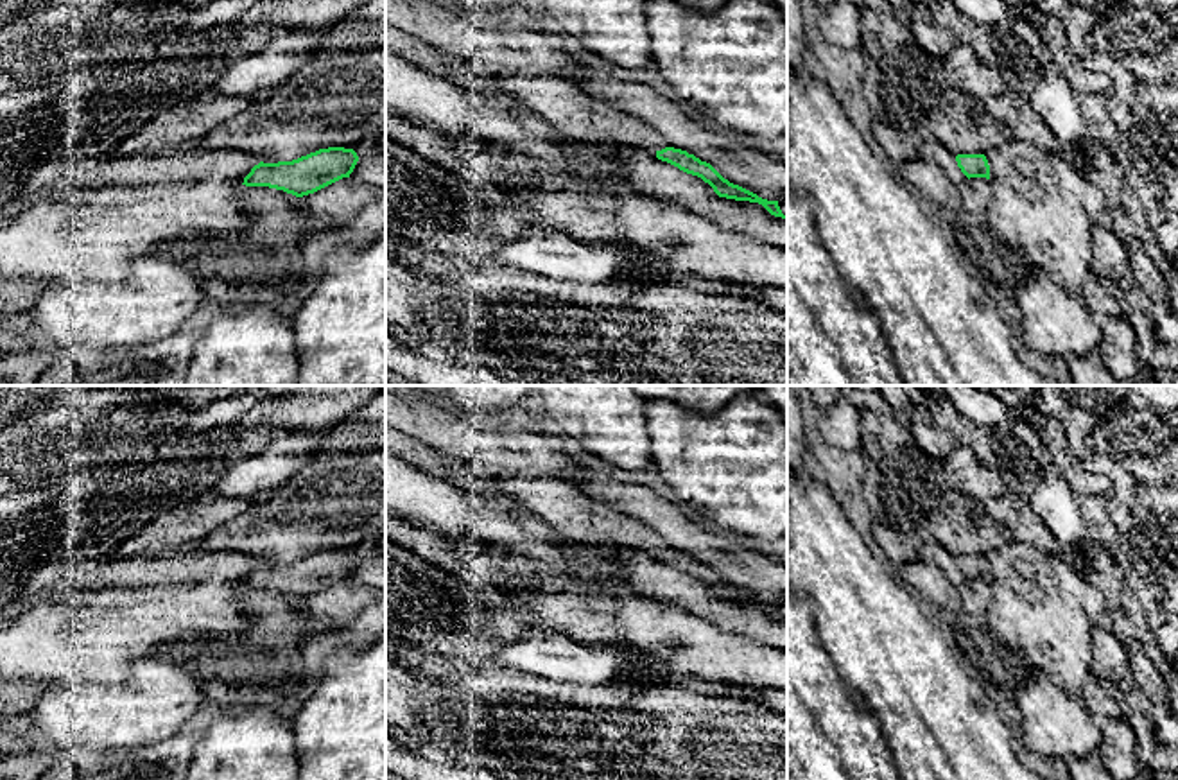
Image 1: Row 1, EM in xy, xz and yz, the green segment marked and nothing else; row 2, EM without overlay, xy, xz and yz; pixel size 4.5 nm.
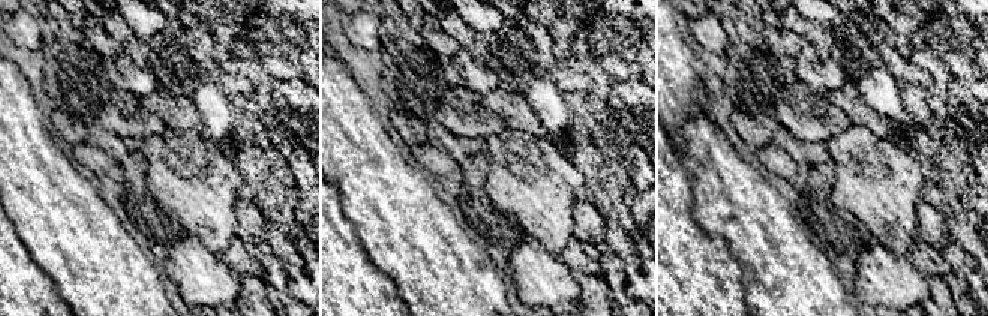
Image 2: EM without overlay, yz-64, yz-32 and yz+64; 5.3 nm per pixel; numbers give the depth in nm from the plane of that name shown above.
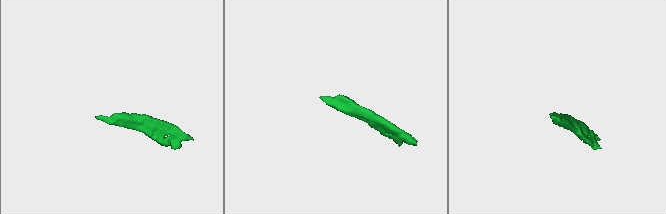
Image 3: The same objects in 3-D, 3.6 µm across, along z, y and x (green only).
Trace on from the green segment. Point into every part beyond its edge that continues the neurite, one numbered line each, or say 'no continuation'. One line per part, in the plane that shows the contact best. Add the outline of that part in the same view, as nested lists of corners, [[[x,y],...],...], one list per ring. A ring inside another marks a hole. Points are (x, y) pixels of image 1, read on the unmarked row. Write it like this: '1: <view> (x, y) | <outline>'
1: yz (931, 553) | [[[929,534],[923,536],[923,543],[918,547],[918,559],[927,565],[936,565],[945,577],[959,588],[961,595],[968,599],[968,579],[961,574],[956,563],[956,556],[945,550]]]

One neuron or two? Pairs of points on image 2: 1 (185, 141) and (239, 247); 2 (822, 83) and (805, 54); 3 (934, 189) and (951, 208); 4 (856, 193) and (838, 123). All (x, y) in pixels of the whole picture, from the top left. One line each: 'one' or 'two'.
1: two
2: one
3: one
4: two

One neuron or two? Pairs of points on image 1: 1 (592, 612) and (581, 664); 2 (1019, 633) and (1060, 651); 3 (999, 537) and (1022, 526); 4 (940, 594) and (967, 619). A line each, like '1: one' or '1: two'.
1: two
2: one
3: two
4: two

